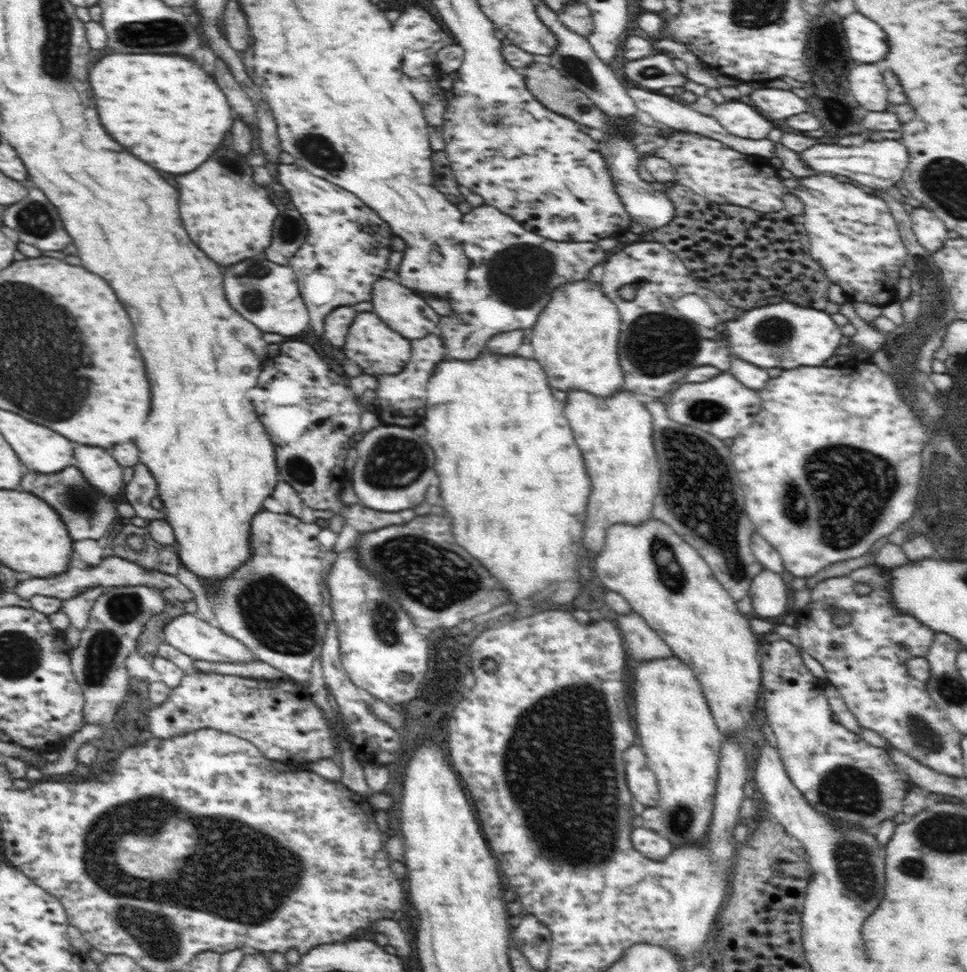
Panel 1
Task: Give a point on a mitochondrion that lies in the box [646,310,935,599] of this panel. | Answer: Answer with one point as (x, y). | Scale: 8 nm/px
(843, 476)

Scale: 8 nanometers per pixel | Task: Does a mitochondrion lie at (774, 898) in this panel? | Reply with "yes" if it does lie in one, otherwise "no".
no

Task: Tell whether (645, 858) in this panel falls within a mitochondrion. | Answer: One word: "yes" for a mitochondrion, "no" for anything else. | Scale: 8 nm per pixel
no

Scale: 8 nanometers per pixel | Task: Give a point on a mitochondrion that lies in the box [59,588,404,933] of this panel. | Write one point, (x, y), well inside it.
(124, 608)

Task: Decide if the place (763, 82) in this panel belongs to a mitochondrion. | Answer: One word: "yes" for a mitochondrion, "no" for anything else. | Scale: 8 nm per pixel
no

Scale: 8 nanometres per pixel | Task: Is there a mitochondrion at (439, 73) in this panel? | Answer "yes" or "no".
no

